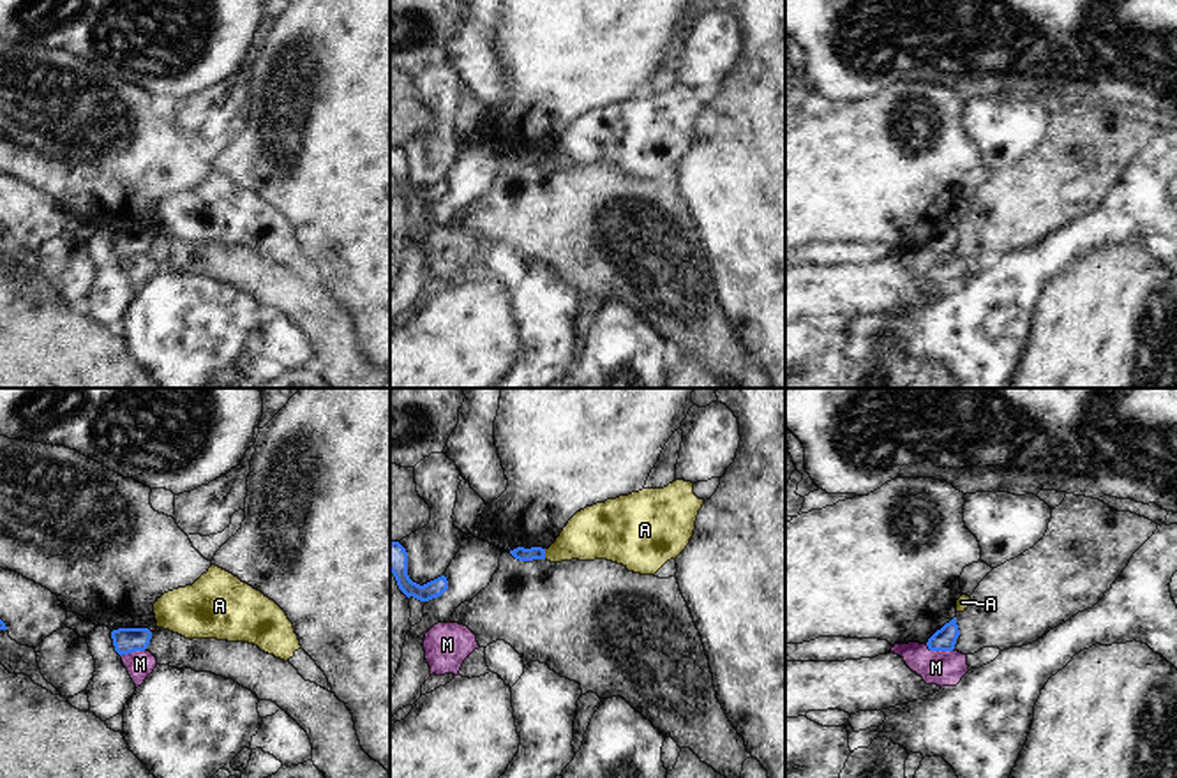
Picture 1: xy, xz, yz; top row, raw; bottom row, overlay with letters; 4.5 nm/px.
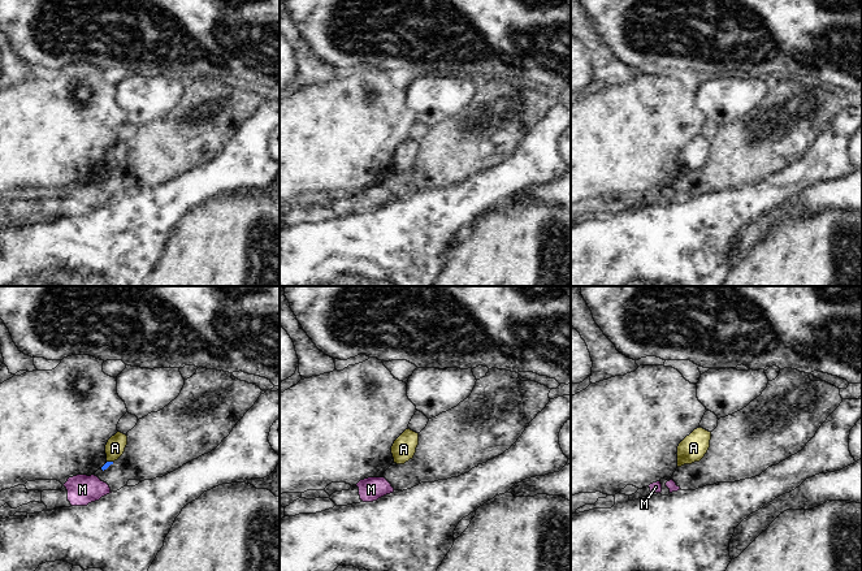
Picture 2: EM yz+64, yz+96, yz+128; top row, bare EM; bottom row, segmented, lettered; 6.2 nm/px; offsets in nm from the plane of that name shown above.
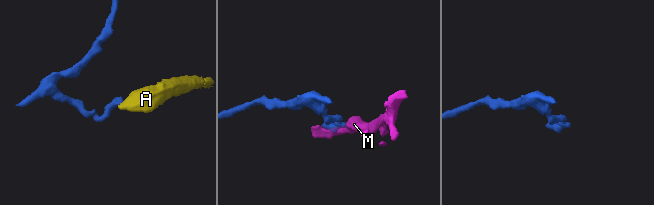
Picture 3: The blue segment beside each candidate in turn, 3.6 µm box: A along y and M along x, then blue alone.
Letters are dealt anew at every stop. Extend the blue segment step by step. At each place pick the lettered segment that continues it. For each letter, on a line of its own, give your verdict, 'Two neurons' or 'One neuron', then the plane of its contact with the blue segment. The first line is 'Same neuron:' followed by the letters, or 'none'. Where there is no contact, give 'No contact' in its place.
Same neuron: none
A: Two neurons. Touches blue in xz
M: Two neurons. Touches blue in yz.

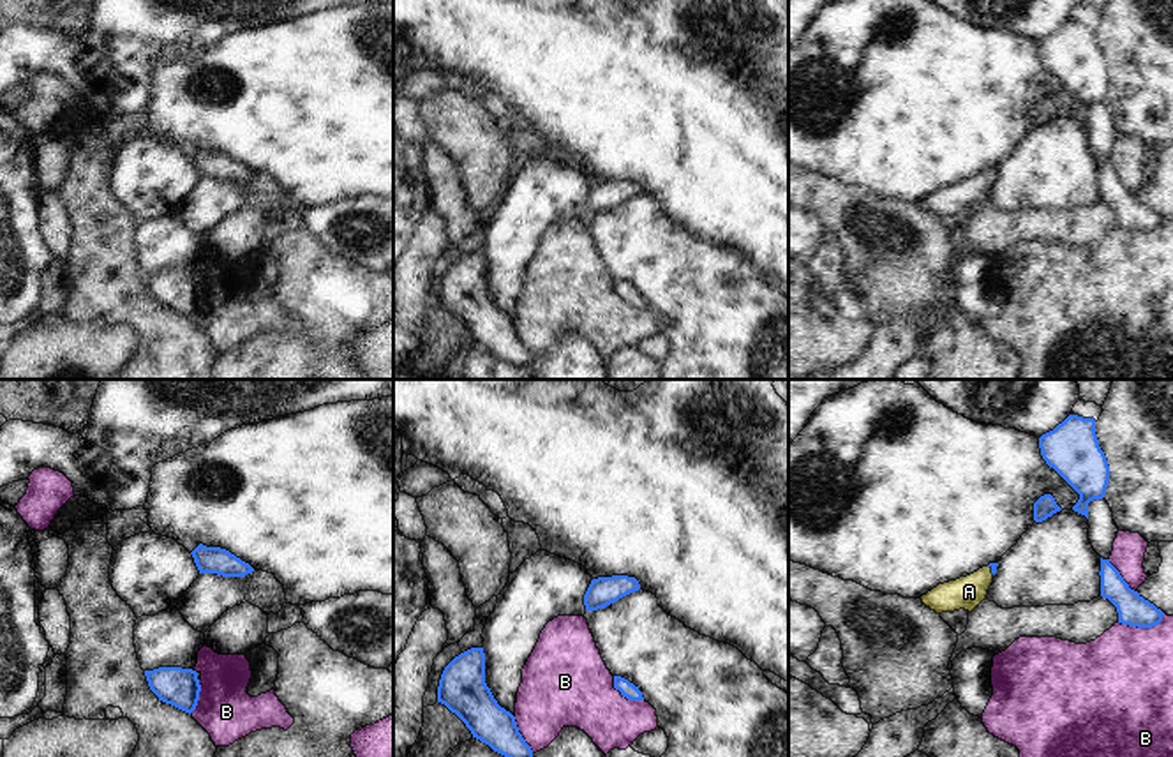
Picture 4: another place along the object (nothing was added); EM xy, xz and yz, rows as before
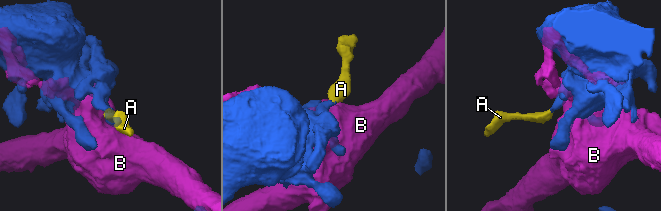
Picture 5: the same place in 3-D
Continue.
Same neuron: A
A: One neuron. Touches blue in yz
B: Two neurons. Touches blue in yz.

